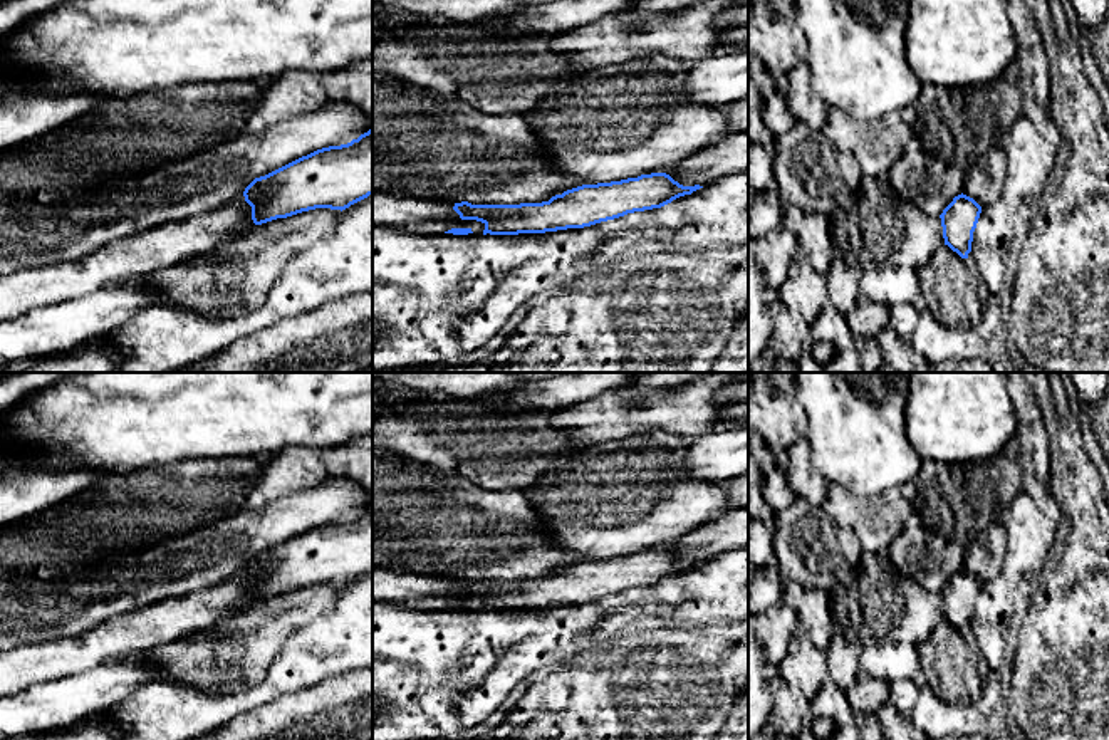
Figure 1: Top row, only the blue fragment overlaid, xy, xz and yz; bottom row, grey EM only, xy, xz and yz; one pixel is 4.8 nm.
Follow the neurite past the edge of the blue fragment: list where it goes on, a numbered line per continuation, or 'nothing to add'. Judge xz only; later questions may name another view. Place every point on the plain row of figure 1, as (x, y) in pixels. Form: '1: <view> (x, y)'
nothing to add

